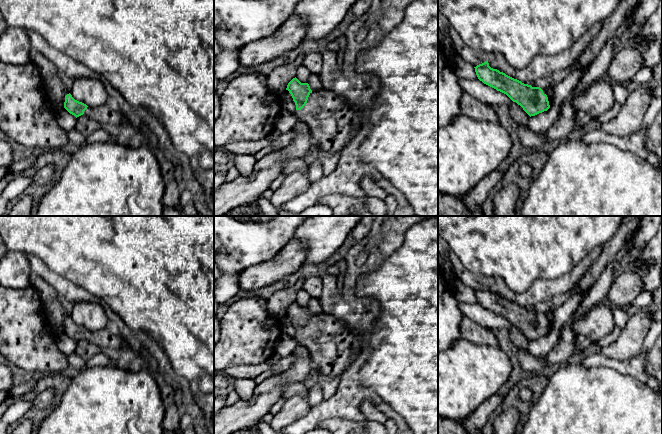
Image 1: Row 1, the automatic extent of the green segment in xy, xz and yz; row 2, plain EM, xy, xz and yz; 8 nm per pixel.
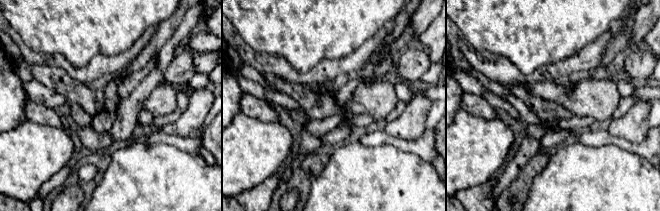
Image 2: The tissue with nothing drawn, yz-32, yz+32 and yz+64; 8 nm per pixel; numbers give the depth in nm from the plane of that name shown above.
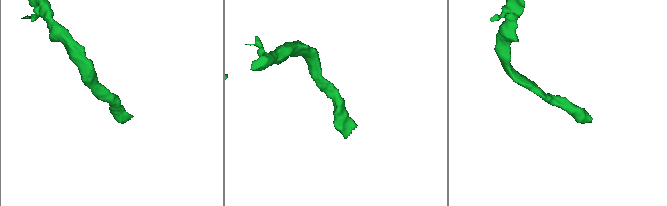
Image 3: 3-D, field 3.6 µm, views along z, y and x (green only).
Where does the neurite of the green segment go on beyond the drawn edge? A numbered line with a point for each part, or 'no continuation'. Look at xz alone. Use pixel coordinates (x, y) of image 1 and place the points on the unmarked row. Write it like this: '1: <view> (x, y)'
1: xz (333, 346)

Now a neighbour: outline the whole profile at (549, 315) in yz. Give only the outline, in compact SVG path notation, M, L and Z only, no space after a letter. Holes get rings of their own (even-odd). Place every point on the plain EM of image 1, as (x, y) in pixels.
M550 307L550 309L543 314L543 317L546 318L547 321L548 321L548 325L549 325L550 331L553 329L553 325L554 325L554 322L555 322L555 319L554 319L554 310L555 309L552 309Z

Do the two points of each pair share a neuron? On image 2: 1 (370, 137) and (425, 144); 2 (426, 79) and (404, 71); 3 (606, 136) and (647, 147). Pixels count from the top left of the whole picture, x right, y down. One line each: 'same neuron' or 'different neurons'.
1: same neuron
2: different neurons
3: same neuron

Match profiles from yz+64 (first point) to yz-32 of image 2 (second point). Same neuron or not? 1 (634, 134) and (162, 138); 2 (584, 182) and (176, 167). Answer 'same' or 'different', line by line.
1: different
2: same

